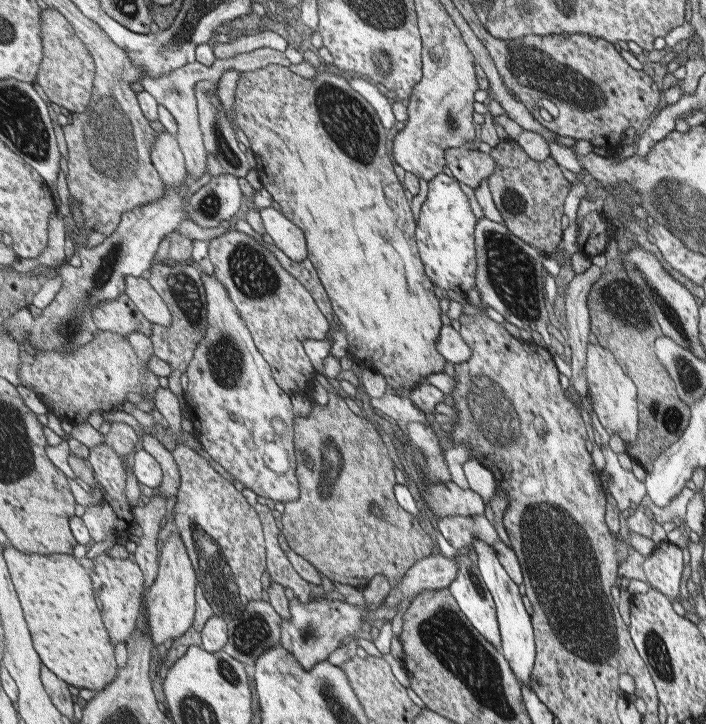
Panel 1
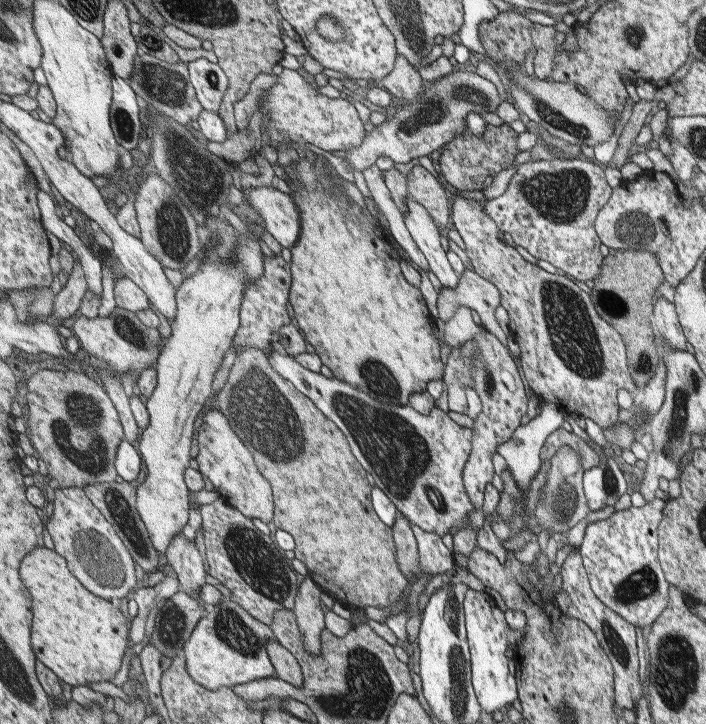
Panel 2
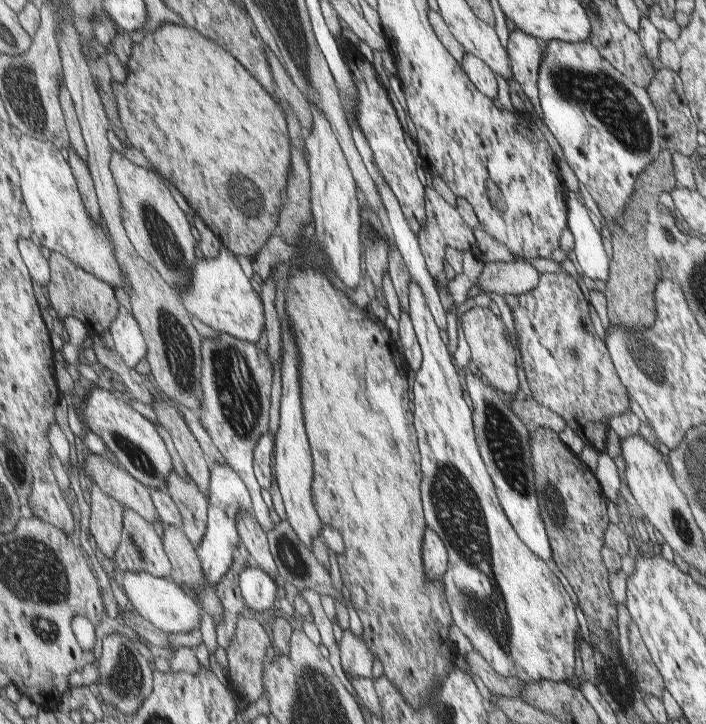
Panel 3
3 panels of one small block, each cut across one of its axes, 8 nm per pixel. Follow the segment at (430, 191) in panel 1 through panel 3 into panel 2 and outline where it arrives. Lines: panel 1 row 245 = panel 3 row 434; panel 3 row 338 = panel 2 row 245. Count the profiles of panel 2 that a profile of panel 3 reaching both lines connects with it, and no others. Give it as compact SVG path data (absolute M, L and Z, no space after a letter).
M406 197L405 203L407 210L402 214L404 225L426 258L428 270L433 272L443 287L455 288L459 274L451 268L446 252L441 248L439 235L443 230L433 223L427 210L411 197Z

